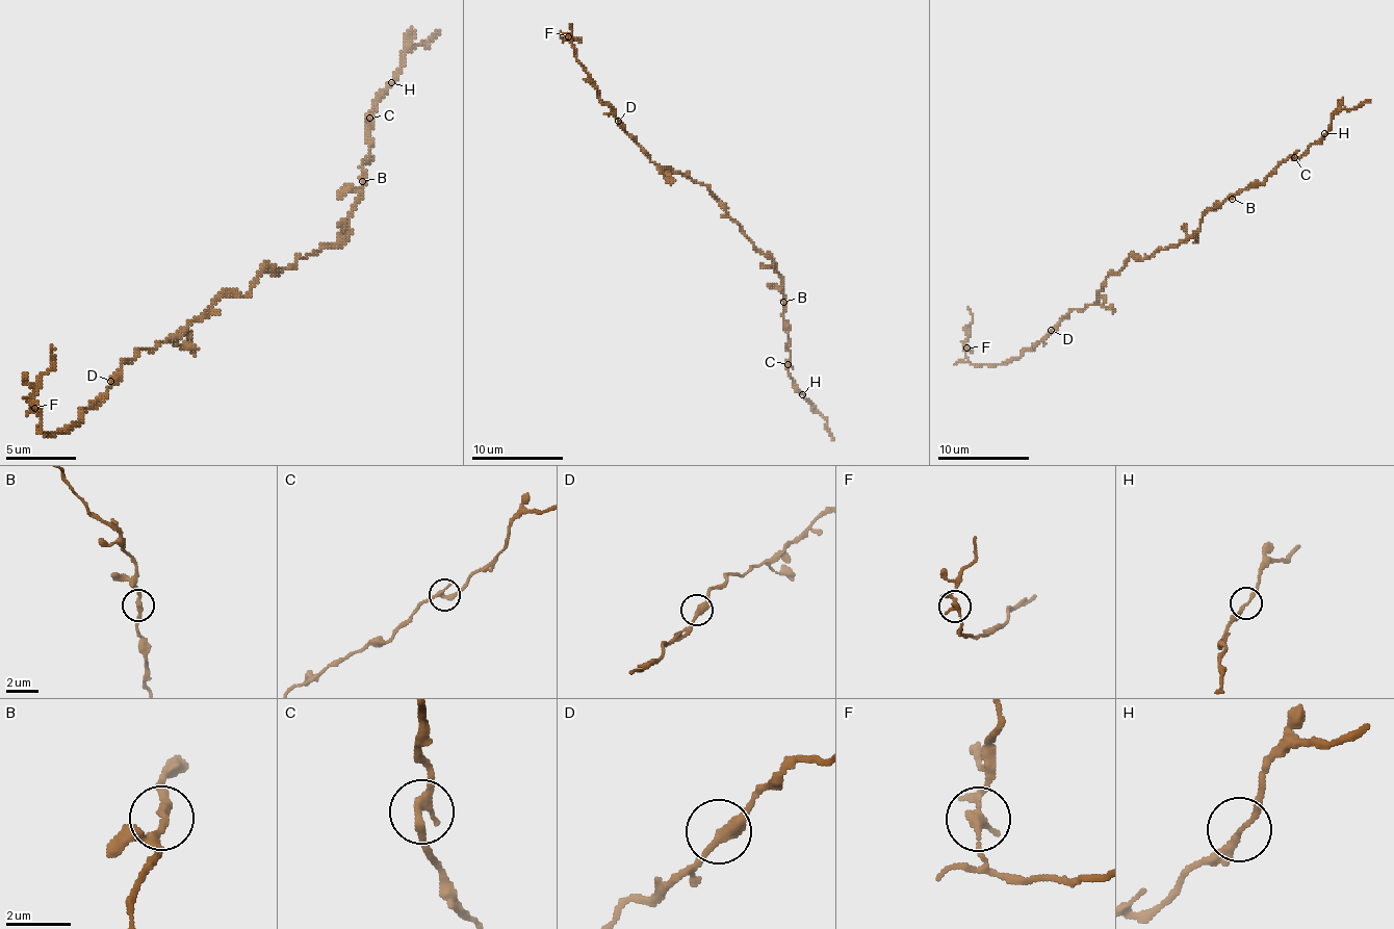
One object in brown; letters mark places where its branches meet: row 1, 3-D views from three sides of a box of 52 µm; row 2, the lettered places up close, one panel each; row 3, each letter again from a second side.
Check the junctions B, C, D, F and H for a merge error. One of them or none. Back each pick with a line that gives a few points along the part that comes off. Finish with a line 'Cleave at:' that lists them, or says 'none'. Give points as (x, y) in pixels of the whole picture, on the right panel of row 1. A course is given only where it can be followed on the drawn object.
F: (965, 349), (973, 320), (967, 307)
Cleave at: F

